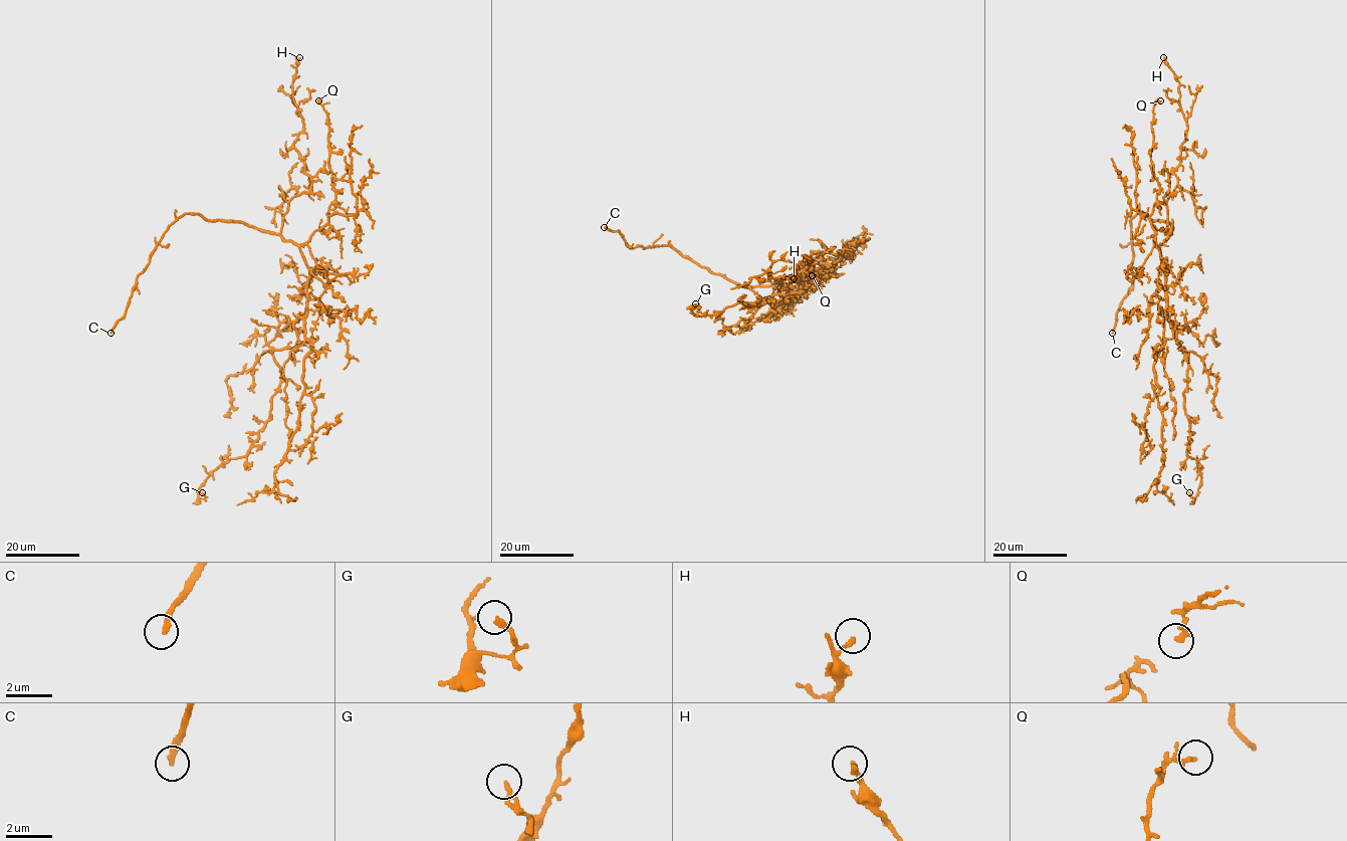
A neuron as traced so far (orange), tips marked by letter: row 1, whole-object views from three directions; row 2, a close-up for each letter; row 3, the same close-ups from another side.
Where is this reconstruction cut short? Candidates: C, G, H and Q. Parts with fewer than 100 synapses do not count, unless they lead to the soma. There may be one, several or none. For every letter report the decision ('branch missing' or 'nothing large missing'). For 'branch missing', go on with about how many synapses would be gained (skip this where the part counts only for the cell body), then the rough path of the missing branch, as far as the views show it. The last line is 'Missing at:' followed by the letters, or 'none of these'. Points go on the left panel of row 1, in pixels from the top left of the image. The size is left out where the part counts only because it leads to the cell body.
C: branch missing | (110, 333), (101, 348), (102, 370), (90, 388), (89, 405), (80, 420), (68, 430), (65, 452), (58, 457)
G: nothing large missing
H: nothing large missing
Q: nothing large missing
Missing at: C

